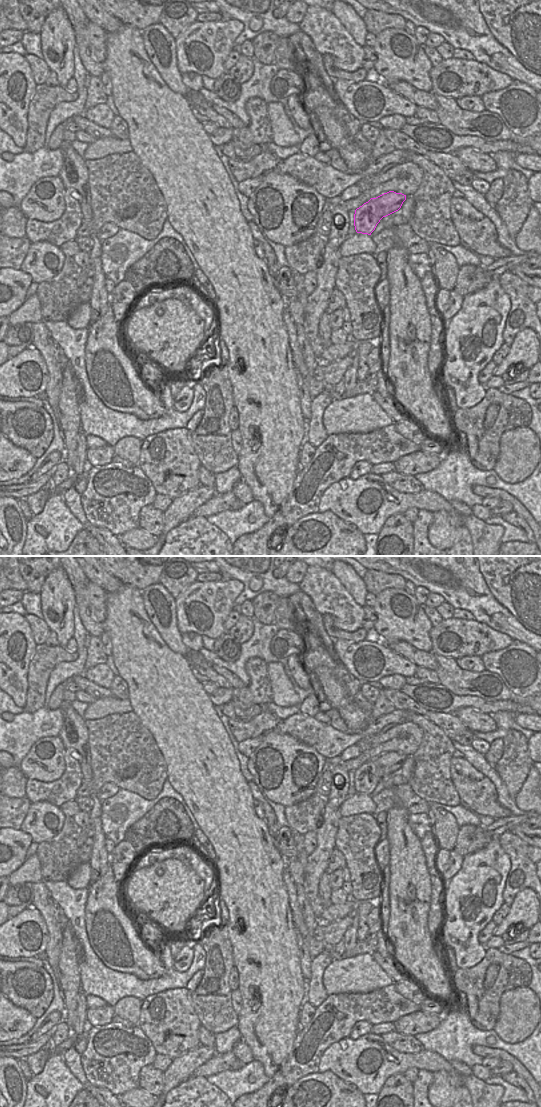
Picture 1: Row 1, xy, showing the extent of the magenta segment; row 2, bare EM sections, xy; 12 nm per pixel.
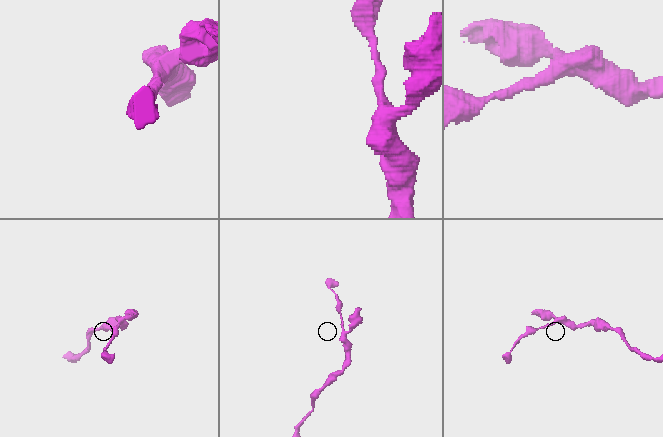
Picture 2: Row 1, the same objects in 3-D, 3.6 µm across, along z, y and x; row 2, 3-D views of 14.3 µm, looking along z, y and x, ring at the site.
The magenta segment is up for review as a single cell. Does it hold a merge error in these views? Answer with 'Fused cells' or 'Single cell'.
Single cell.

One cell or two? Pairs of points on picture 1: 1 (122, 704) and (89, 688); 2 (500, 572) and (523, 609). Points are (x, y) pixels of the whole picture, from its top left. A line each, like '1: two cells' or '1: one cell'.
1: two cells
2: one cell

